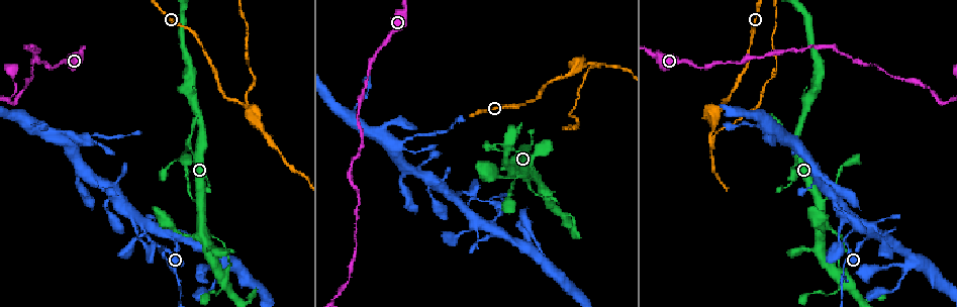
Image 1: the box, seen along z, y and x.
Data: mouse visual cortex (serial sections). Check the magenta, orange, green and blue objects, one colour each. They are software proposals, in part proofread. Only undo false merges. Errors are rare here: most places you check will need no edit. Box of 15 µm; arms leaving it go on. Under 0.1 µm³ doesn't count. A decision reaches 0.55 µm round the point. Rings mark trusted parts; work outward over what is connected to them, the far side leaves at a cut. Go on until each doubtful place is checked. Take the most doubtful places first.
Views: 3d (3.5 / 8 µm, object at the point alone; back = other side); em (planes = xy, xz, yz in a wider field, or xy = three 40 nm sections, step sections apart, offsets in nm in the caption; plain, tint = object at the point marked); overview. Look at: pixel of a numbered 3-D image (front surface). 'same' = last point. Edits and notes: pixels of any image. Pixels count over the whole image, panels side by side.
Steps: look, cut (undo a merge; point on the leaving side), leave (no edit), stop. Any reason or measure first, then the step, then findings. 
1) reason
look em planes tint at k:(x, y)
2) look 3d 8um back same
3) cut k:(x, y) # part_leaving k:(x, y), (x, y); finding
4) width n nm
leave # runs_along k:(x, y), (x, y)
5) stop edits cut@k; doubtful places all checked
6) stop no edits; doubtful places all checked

abrupt turn
look 3d 3.5um back at 1:(265, 134)

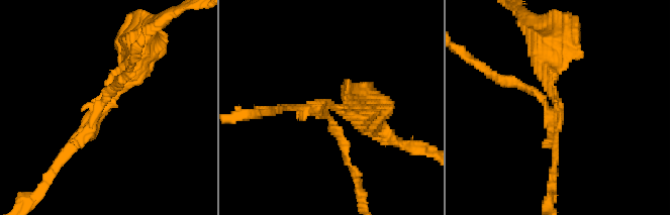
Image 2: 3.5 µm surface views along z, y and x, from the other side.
arms 3; arm_widths 150, 150, 300 nm; now the EM
look em planes tint at 2:(101, 107)

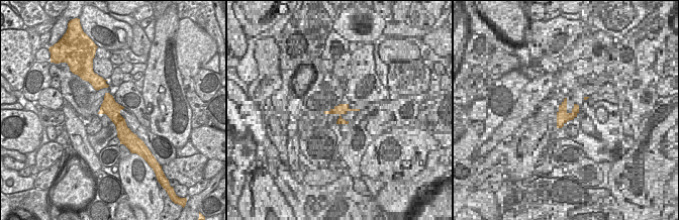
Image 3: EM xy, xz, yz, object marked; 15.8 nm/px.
cut 2:(523, 87) # part_leaving 2:(550, 109), (534, 93), (500, 81), (477, 62); two cells meet here

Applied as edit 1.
see it whole again
look overview

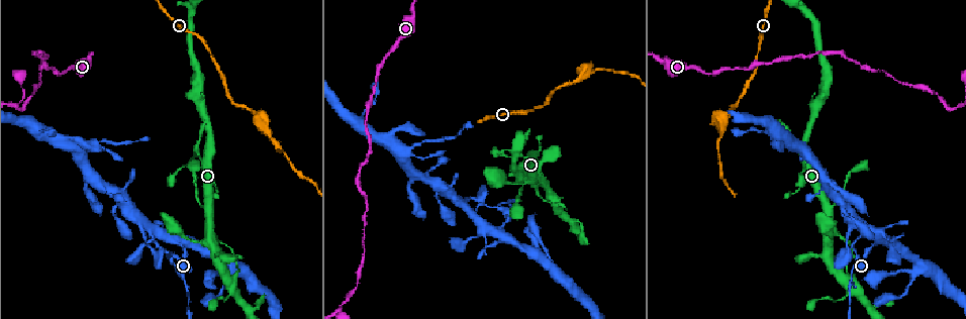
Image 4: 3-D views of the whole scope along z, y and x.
a fork
look 3d 8um at 4:(853, 247)

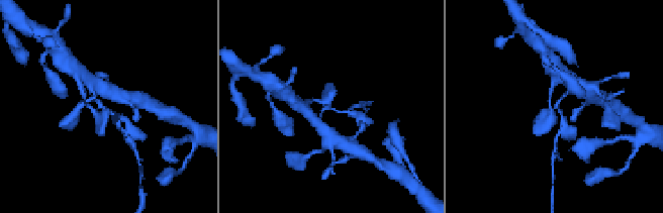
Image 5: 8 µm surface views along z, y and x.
look 3d 3.5um at 5:(558, 106)

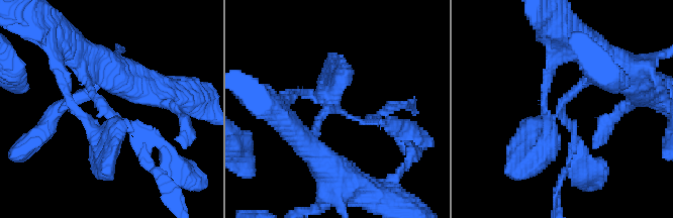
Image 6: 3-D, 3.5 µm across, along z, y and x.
look em xy step 3 tint at 6:(335, 110)

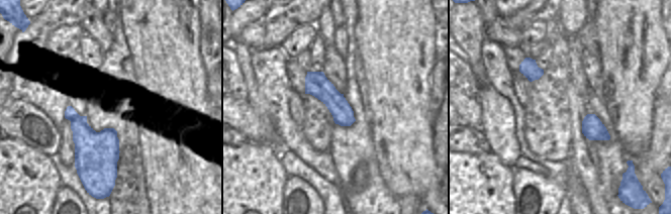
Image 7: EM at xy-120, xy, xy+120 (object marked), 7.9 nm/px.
leave # runs_along 6:(165, 148), (115, 117), (78, 65); one cell here

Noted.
three-way junction
look 3d 3.5um at 4:(15, 108)

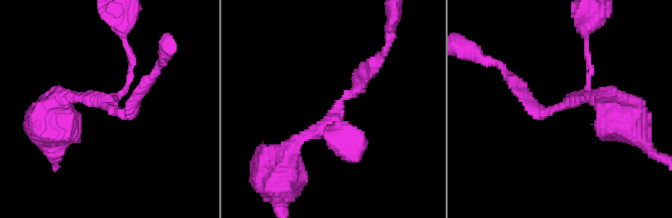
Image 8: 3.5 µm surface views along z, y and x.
look em xy step 1 tint at 8:(113, 109)

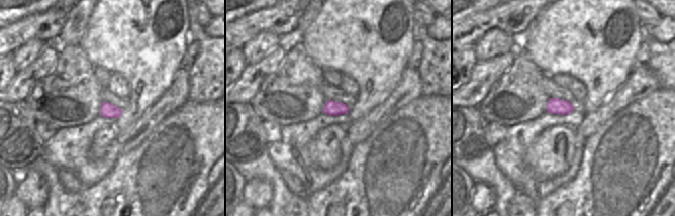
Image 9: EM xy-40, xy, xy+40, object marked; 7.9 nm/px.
arms 3
leave # runs_along 8:(375, 63), (334, 112), (356, 140); all the same cell

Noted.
a narrow waist
look 3d 3.5um at 4:(850, 293)

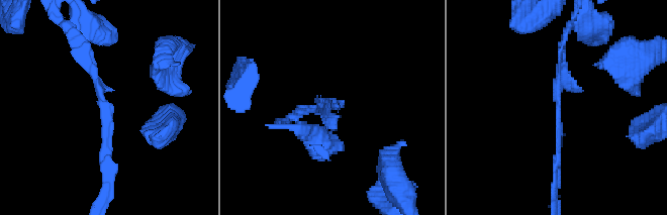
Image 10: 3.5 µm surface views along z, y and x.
need the tissue
look em xy step 2 tint at 10:(556, 110)

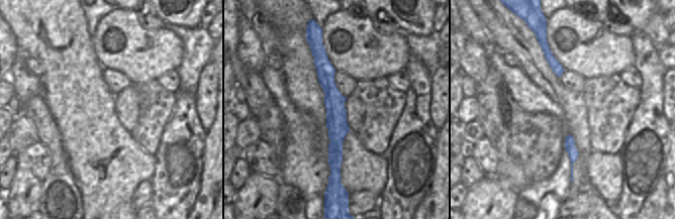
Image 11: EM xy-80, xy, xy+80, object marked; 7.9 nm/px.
another direction
look em xy step 5 tint same

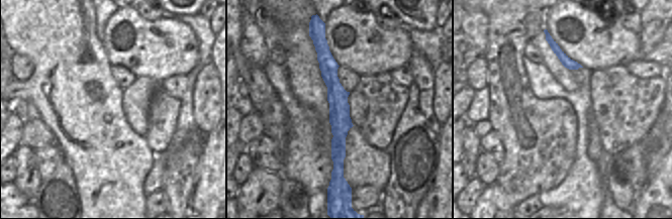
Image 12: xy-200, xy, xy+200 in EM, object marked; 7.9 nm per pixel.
leave # runs_along 10:(84, 46), (109, 130), (105, 164), (112, 177); all the same cell

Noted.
stop edits cut@2; doubtful places all checked

